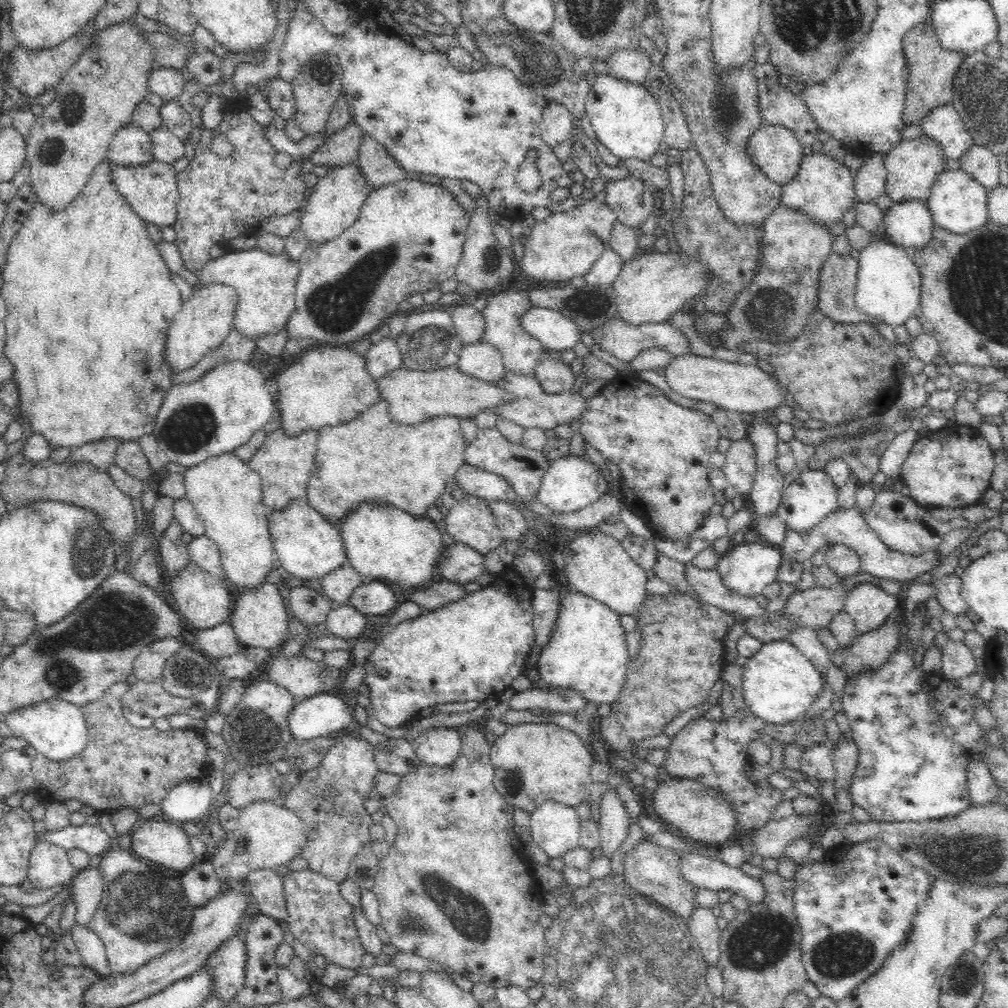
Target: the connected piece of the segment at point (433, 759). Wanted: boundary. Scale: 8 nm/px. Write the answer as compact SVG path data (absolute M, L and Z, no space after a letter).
M430 727L412 744L421 763L438 767L453 764L462 749L460 732L452 727Z

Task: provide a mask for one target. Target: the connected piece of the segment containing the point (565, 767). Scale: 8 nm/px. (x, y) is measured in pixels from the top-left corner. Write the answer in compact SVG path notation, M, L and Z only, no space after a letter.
M552 722L521 723L508 726L506 732L498 737L496 743L490 748L490 757L495 769L493 784L495 790L504 797L504 800L529 814L547 801L570 807L578 806L585 802L586 790L592 783L590 771L592 765L595 764L592 748L582 743L580 737L574 732L564 730Z

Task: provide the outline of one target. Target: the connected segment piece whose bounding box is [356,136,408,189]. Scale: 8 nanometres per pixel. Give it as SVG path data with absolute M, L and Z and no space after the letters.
M364 136L359 148L357 166L371 188L406 179L408 174L371 136Z

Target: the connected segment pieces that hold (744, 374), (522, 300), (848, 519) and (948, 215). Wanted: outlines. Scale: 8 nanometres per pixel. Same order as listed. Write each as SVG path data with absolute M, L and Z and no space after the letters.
M688 353L674 357L664 367L664 378L674 392L694 401L714 403L738 413L758 413L784 405L786 388L758 365L744 365Z
M508 288L508 290L496 294L487 299L486 309L483 310L484 336L482 336L482 343L488 343L502 353L504 368L506 372L513 372L514 374L525 374L530 376L534 373L538 362L544 356L545 347L538 341L538 339L530 336L524 331L522 327L521 318L534 307L530 307L528 301L528 290L520 291L515 288Z
M855 505L848 509L835 509L829 515L824 516L820 520L820 524L816 524L810 530L796 532L787 528L784 537L781 552L788 559L792 558L796 562L804 562L808 558L811 559L813 554L824 546L844 544L858 555L861 570L872 574L872 576L888 580L911 582L919 574L929 572L941 563L940 559L938 559L938 549L912 556L894 552L887 548L886 544L883 544L878 534L876 534L876 531L868 526L864 515L858 511Z
M961 168L944 170L932 183L930 194L925 200L930 209L935 226L945 228L954 234L966 234L984 226L987 220L988 189L978 184Z

